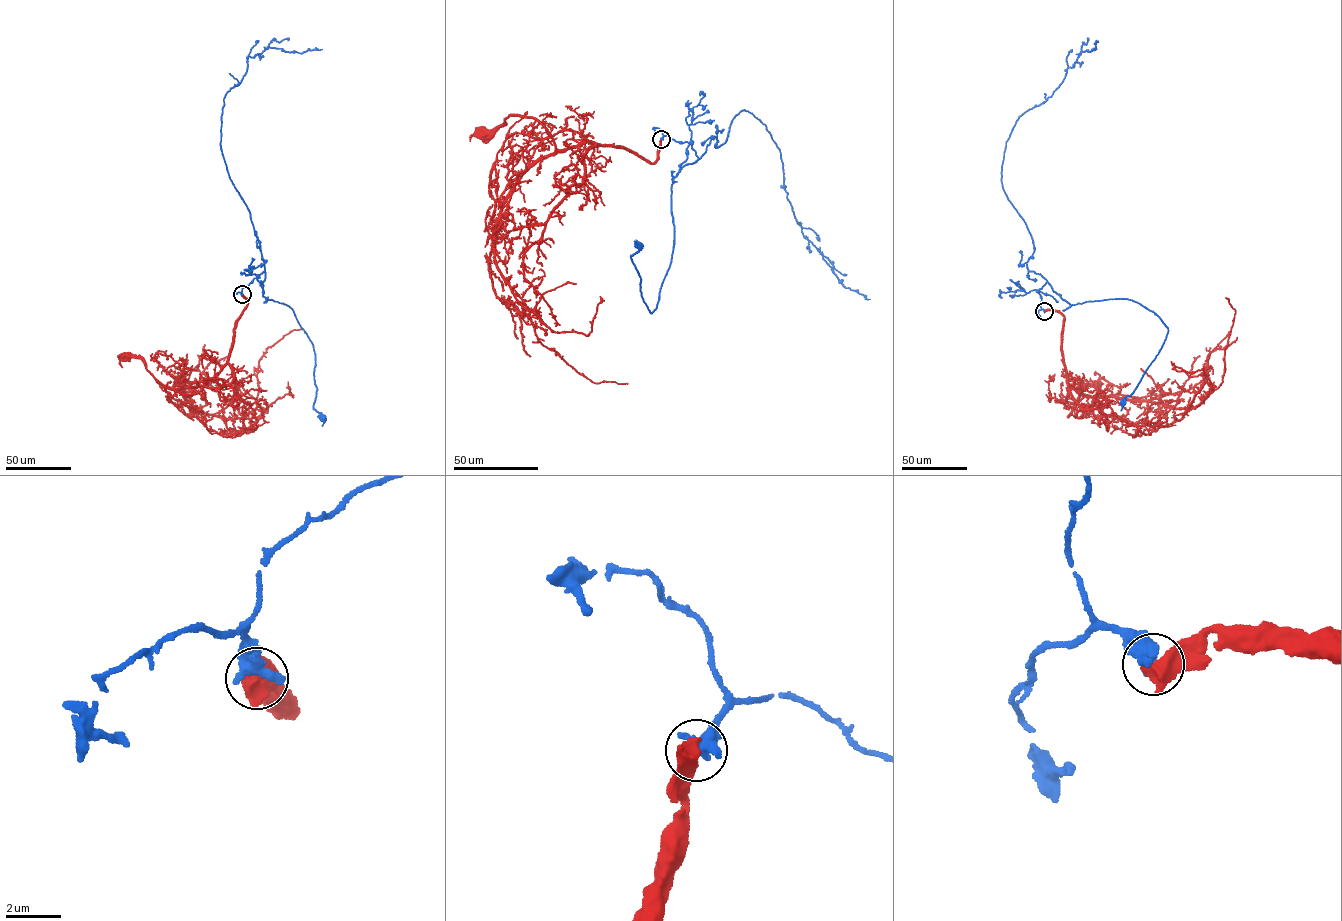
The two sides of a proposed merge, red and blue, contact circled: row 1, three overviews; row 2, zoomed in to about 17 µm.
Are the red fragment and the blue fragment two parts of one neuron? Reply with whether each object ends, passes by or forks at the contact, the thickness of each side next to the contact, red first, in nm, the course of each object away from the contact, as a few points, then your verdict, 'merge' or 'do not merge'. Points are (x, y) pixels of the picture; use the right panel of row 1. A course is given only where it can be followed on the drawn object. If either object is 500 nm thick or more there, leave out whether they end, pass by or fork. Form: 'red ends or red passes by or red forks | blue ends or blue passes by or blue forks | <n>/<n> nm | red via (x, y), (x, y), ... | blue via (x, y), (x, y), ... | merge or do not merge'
650/700 nm | red via (1044, 311), (1058, 311), (1064, 316), (1062, 351), (1067, 381), (1082, 397), (1068, 417), (1081, 388), (1096, 384) | blue via (1044, 311), (1037, 290), (1047, 282), (1071, 305), (1127, 299), (1160, 318), (1168, 329), (1166, 339), (1122, 402) | do not merge

